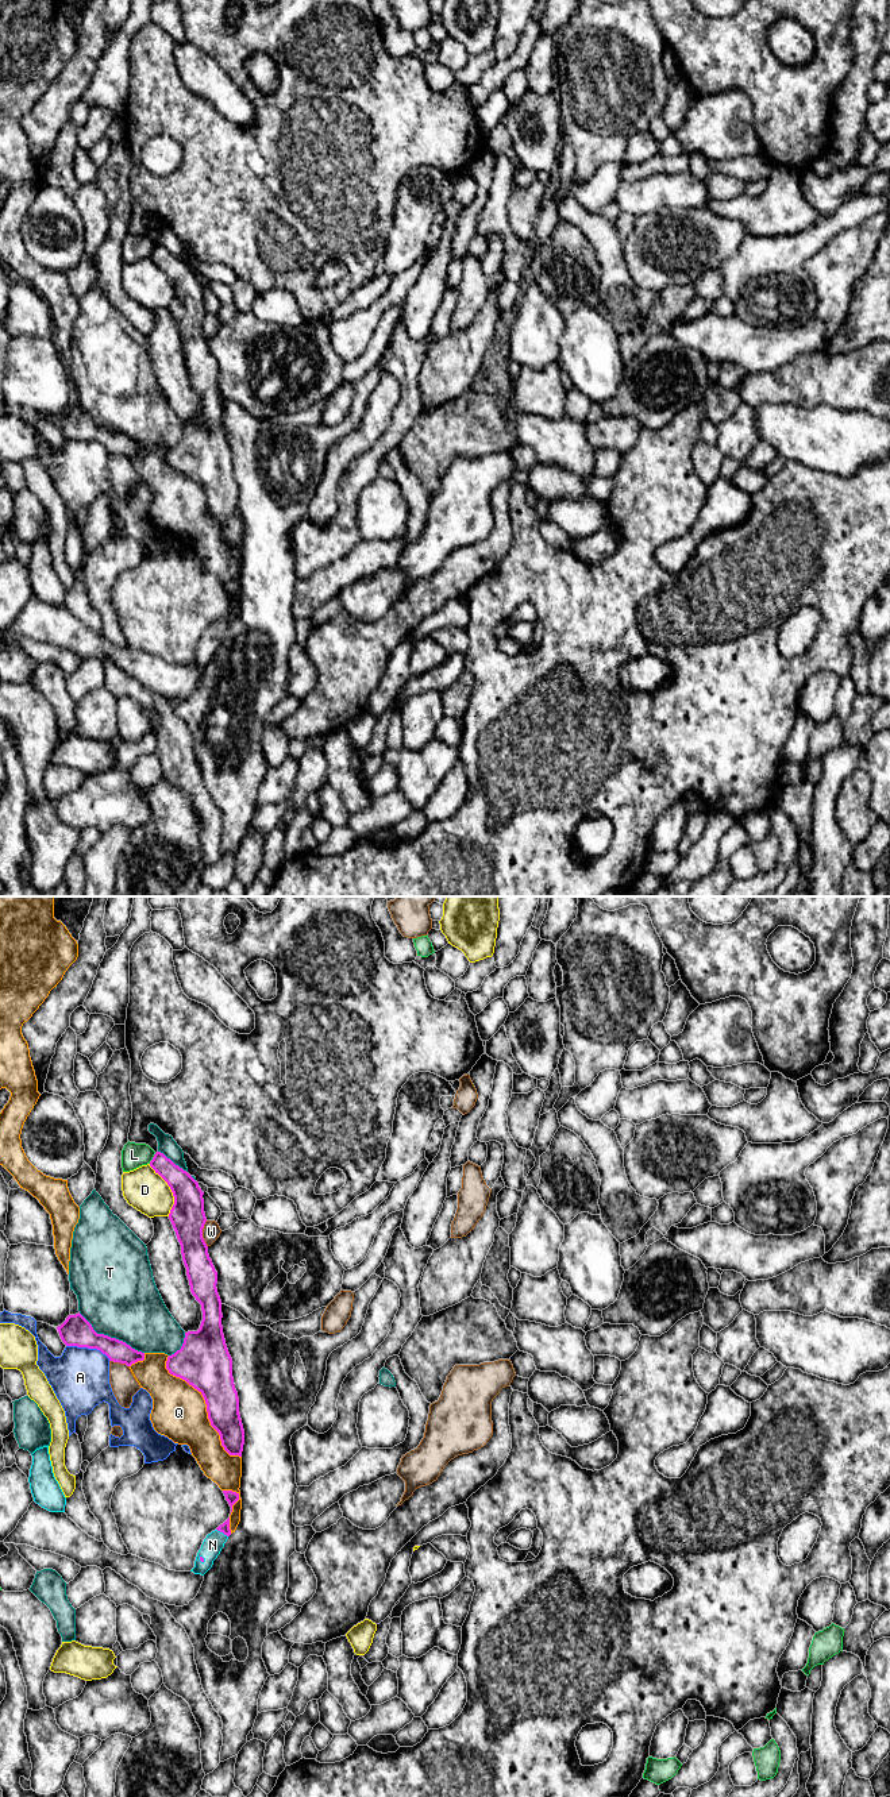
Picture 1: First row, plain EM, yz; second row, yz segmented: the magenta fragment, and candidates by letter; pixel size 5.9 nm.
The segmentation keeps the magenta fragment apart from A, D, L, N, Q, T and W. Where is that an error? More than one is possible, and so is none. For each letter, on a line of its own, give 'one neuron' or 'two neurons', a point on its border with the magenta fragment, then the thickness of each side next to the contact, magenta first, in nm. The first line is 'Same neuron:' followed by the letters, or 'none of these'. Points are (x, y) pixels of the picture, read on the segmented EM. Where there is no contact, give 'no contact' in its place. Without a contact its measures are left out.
Same neuron: N
A: two neurons | yz (88, 1348) | 180/360 nm
D: two neurons | yz (170, 1188) | 200/240 nm
L: two neurons | yz (153, 1159) | 160/140 nm
N: one neuron | yz (222, 1531) | 60/120 nm
Q: two neurons | yz (207, 1406) | 300/320 nm
T: two neurons | yz (110, 1337) | 180/460 nm
W: two neurons | yz (201, 1234) | 200/110 nm

